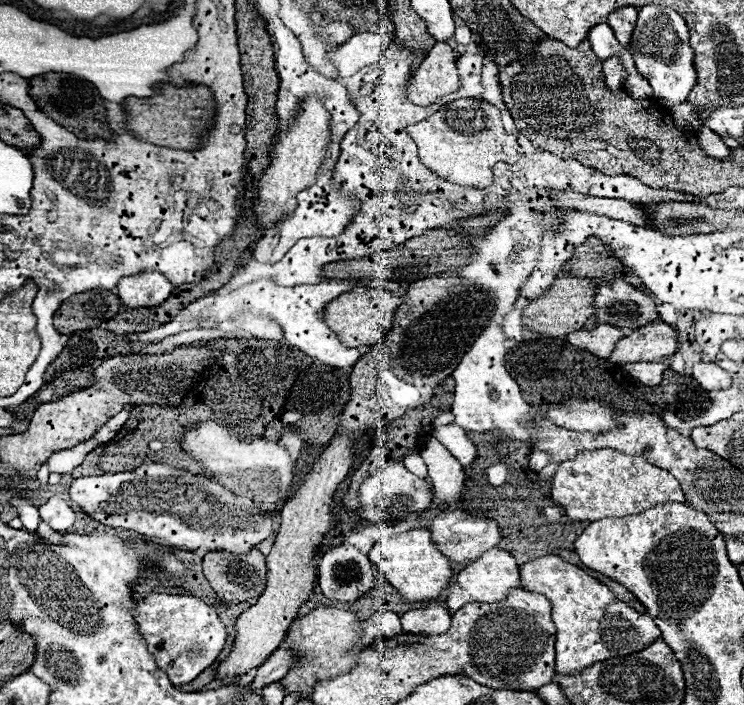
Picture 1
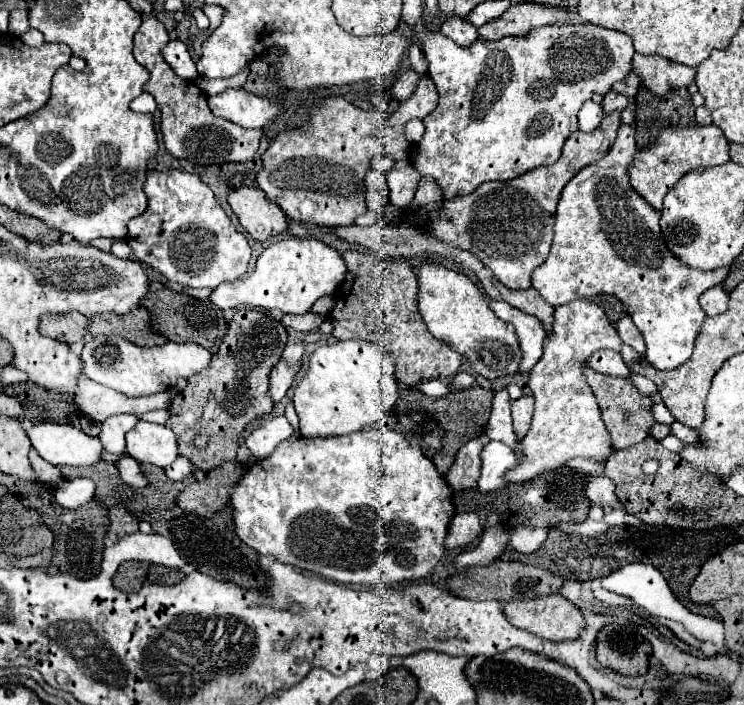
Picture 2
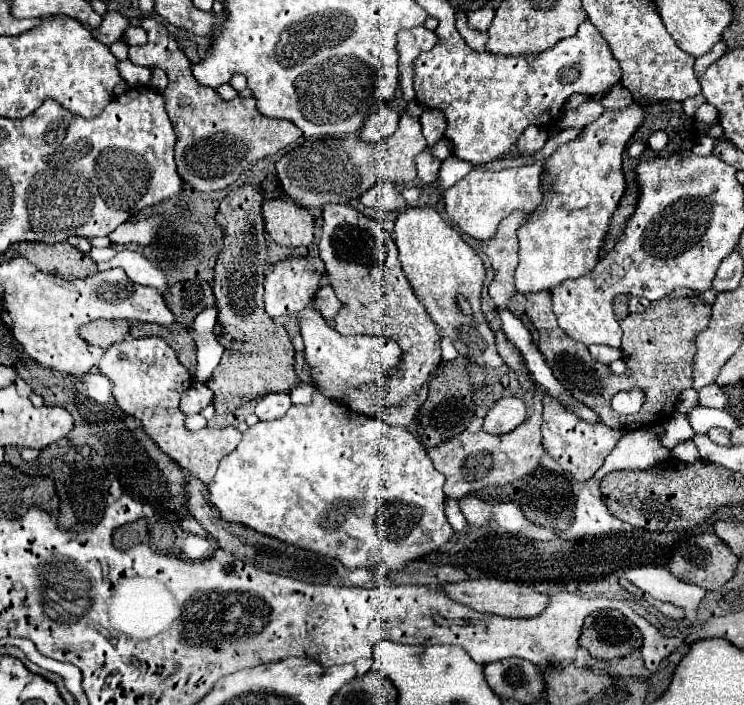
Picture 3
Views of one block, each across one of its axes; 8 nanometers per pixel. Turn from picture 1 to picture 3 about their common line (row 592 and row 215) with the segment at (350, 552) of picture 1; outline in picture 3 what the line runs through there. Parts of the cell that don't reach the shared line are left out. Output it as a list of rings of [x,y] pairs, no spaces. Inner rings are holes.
[[[344,204],[324,206],[324,228],[320,236],[320,258],[324,262],[330,286],[342,302],[340,312],[334,316],[340,334],[376,334],[388,336],[404,350],[402,362],[394,376],[382,384],[366,384],[352,390],[348,408],[366,416],[382,416],[386,408],[406,402],[412,392],[418,392],[442,362],[440,332],[430,320],[428,312],[412,292],[398,260],[398,248],[392,234],[386,232],[376,220],[370,220],[358,210]]]

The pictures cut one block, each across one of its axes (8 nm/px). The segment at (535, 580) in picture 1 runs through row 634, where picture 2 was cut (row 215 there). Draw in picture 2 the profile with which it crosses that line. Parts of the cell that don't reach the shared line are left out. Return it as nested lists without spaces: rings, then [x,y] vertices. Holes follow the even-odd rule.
[[[620,126],[618,138],[602,160],[582,168],[562,190],[558,210],[556,210],[556,226],[554,226],[554,242],[548,260],[534,270],[532,286],[538,290],[538,294],[556,306],[564,306],[578,298],[592,298],[596,294],[614,294],[632,316],[634,324],[644,336],[646,352],[644,358],[648,364],[652,364],[658,370],[674,370],[682,366],[692,350],[694,350],[694,332],[704,322],[704,312],[700,310],[698,298],[702,292],[706,292],[710,286],[718,286],[726,280],[728,268],[716,268],[716,270],[694,270],[684,266],[662,242],[660,232],[660,214],[650,208],[638,196],[628,182],[628,168],[630,160],[636,152],[636,130],[634,126]]]

